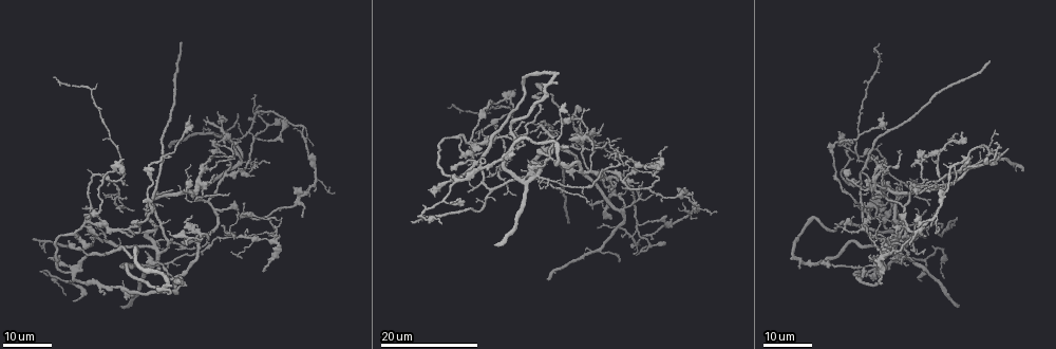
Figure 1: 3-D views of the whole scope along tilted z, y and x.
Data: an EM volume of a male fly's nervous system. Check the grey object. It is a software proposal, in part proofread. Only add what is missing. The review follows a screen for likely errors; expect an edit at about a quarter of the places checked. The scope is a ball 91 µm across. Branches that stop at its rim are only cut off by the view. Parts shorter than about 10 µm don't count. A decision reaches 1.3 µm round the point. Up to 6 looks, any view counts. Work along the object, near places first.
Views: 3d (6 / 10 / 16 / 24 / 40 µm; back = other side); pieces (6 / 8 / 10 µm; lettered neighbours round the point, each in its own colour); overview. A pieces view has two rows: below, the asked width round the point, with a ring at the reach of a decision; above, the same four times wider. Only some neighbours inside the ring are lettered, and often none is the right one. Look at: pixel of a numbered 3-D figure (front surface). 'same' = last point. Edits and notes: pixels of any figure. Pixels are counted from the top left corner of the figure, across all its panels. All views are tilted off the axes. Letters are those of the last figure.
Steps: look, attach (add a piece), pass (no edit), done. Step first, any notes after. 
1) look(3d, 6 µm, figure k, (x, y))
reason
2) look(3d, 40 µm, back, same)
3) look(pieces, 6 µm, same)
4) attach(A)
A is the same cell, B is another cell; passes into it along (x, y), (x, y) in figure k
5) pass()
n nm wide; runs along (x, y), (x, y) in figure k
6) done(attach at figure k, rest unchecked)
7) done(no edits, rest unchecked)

look(3d, 24 µm, figure 1, (883, 285))
free end

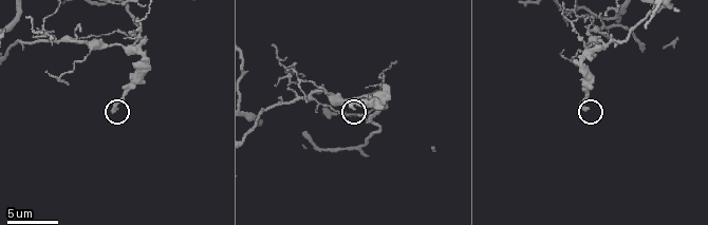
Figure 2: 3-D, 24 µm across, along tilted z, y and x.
look(pieces, 6 µm, figure 2, (584, 108))

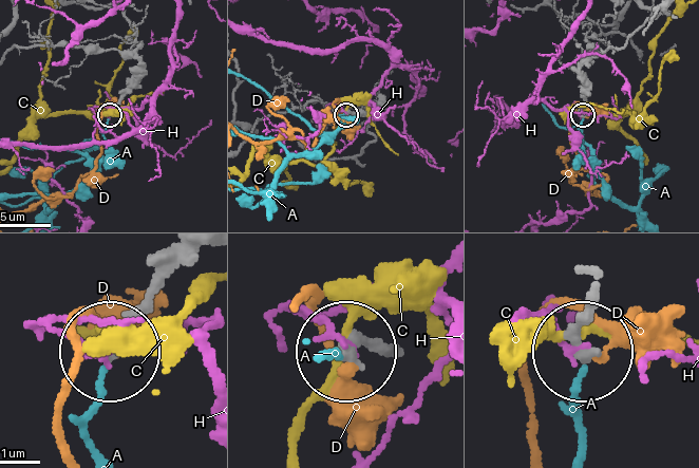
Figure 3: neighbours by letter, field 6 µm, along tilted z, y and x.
pass()
A, C, D and H are other cells; none of them fits

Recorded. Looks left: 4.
look(3d, 16 µm, figure 1, (853, 205))
an open end

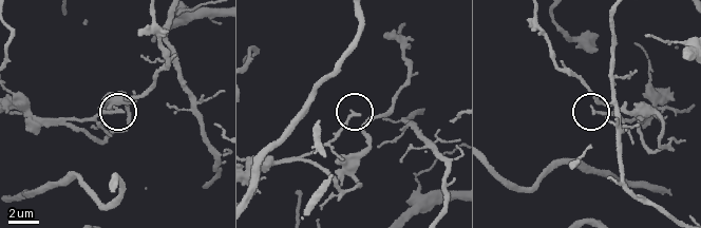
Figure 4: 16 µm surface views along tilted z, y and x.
look(pieces, 10 µm, figure 4, (121, 111))
what lies round it

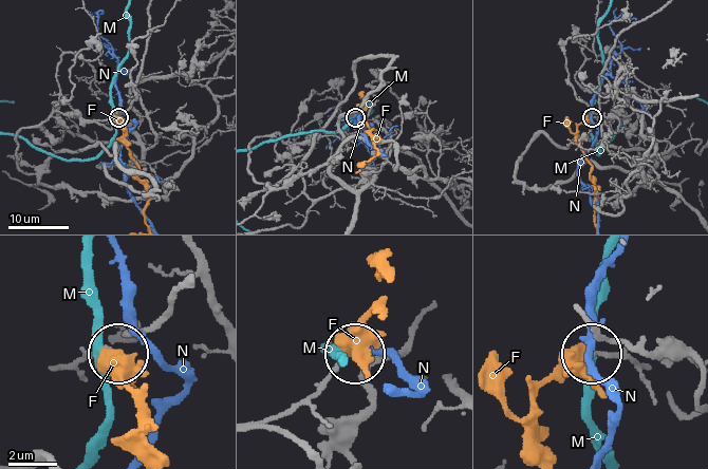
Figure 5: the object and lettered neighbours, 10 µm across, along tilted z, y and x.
pass()
F, M and N are other cells; runs along (646, 369), (594, 354) in figure 5; none of them fits

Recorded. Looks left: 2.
look(3d, 24 µm, figure 1, (480, 147))
branch stops here

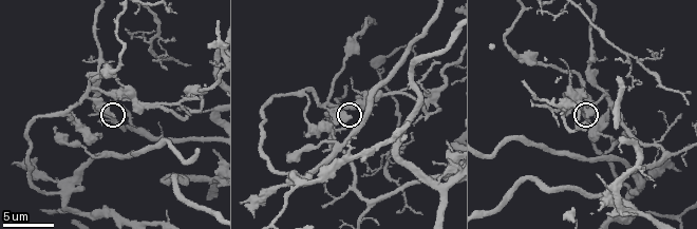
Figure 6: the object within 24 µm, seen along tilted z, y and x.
look(pieces, 8 µm, figure 6, (347, 118))
what lies round it

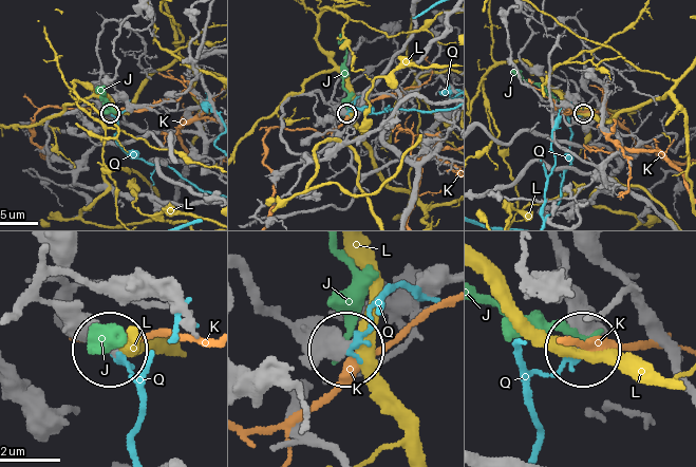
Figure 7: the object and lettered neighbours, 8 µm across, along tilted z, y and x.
pass()
J, K, L and Q are other cells; none of them fits

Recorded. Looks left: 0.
done(no edits, rest unchecked)

